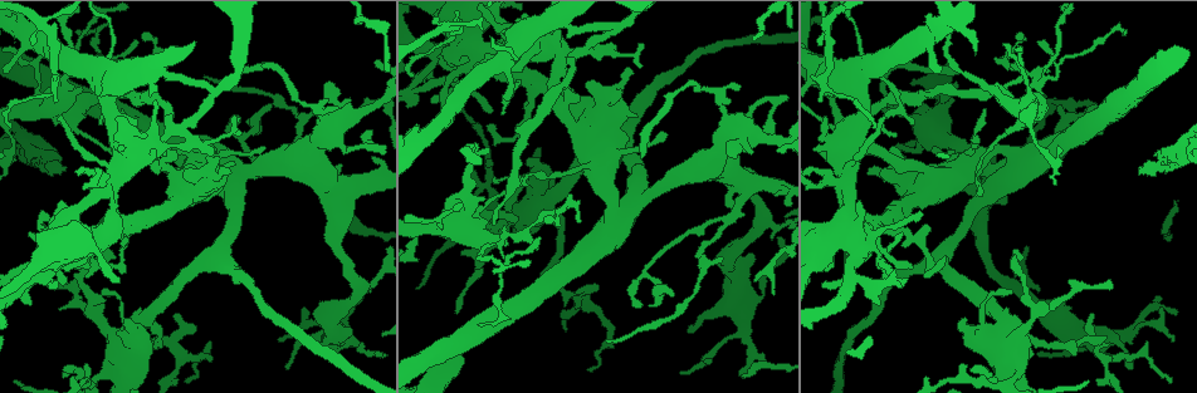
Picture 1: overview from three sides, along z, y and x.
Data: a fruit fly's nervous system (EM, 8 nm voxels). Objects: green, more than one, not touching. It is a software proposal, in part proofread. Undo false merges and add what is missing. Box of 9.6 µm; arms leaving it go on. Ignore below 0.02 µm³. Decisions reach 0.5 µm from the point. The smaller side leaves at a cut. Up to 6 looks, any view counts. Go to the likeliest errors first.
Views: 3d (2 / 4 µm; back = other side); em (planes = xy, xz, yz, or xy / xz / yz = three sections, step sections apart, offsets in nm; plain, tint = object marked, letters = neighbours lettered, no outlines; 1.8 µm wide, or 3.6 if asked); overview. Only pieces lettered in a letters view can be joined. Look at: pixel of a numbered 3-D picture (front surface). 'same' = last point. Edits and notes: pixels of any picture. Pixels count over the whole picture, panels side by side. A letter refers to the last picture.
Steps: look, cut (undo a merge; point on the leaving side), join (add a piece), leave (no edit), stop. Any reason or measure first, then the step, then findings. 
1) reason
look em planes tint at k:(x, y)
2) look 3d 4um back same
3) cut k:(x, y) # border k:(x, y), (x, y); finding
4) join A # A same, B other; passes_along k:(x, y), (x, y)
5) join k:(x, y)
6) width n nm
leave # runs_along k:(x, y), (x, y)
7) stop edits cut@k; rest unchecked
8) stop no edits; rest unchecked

four-way junction
look 3d 2um at 1:(559, 67)

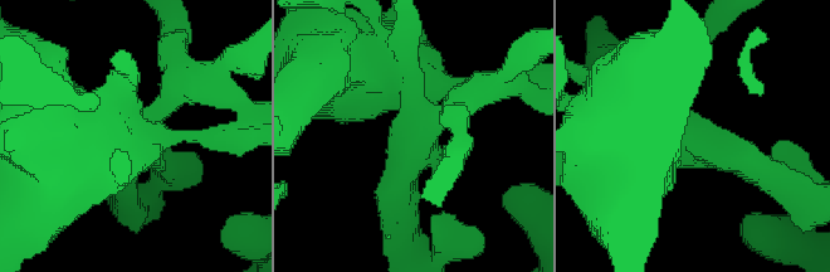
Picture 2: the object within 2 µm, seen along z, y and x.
arms 4; need the tissue
look em planes tint at 2:(686, 144)

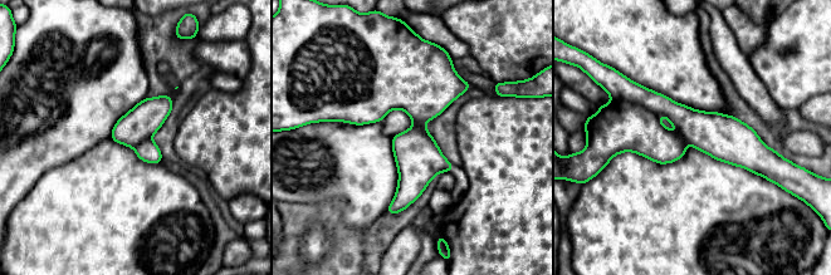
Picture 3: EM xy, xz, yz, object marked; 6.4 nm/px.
see the neighbours
look em planes letters same

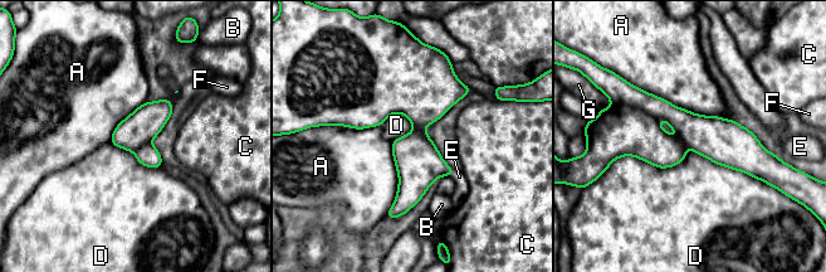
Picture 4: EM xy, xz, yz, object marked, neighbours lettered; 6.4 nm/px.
cut 4:(620, 130) # A other, B other, C other, D other, E other, F other, G other; a second neuron is stuck on

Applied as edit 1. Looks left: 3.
an open end
look em xz step 8 letters at 1:(460, 357)

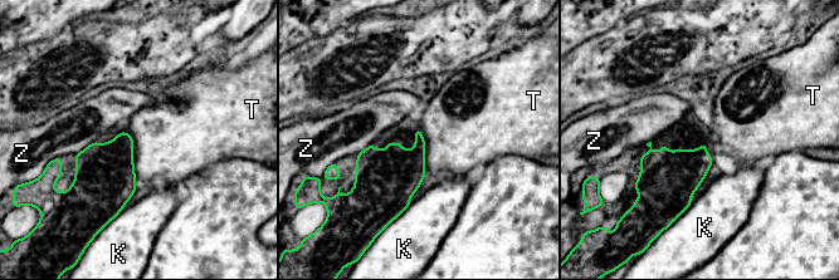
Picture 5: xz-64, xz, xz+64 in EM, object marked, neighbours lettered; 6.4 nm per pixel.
look em planes letters same

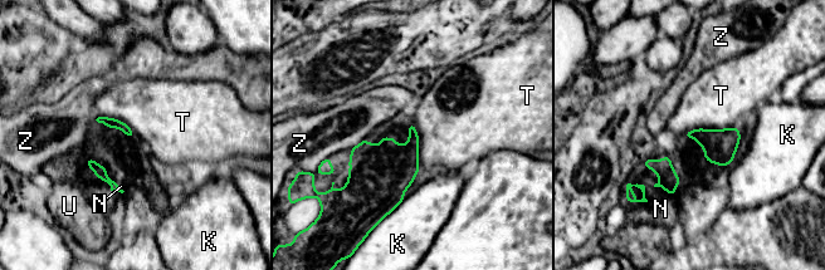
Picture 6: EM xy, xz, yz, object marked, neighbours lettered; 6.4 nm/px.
join N # K other, N same, T other, U other, Z other; the neuron continues

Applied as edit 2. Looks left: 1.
stop edits cut@4, join@6; rest unchecked

